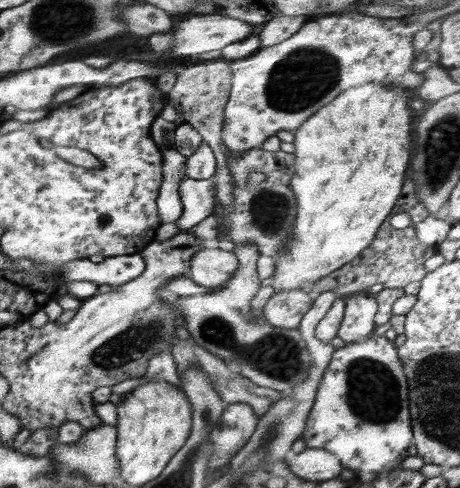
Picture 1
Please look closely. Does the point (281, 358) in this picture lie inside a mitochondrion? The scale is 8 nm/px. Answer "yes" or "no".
yes

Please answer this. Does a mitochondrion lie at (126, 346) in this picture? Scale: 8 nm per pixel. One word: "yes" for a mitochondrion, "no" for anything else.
yes

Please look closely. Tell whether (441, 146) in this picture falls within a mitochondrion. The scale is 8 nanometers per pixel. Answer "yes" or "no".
yes

